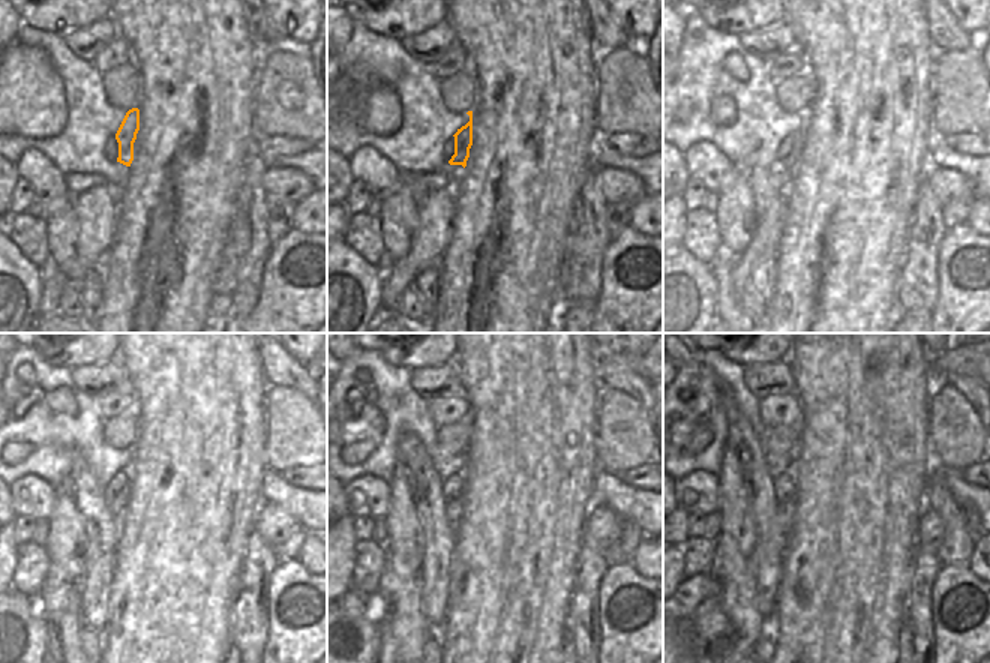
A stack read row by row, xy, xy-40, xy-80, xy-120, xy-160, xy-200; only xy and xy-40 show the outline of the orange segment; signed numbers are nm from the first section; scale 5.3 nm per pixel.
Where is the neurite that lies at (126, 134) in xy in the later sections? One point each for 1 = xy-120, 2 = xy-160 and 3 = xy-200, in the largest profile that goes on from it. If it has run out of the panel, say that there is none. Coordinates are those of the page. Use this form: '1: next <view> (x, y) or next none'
1: next xy-120 (117, 506)
2: next xy-160 (453, 509)
3: next xy-200 (785, 513)

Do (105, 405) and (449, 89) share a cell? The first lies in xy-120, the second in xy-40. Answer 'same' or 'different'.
different

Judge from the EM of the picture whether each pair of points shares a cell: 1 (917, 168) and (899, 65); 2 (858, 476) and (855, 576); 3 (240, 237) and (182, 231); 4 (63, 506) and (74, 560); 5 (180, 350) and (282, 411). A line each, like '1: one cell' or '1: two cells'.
1: one cell
2: one cell
3: two cells
4: one cell
5: two cells

